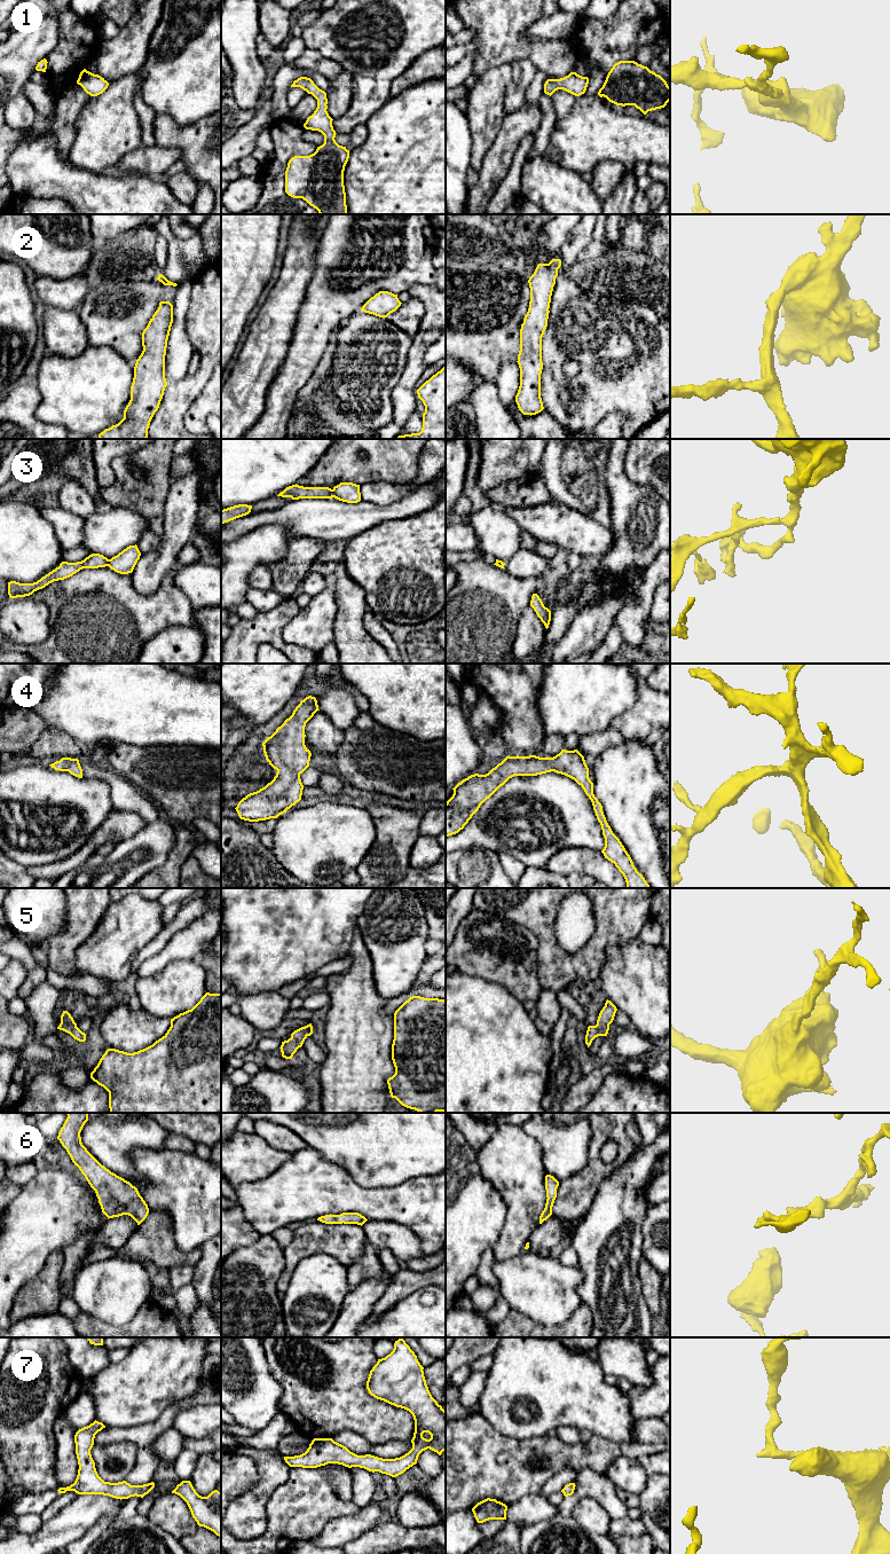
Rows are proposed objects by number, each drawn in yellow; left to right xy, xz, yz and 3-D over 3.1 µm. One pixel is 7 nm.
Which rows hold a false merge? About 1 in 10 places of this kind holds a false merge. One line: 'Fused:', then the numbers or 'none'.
Fused: 3

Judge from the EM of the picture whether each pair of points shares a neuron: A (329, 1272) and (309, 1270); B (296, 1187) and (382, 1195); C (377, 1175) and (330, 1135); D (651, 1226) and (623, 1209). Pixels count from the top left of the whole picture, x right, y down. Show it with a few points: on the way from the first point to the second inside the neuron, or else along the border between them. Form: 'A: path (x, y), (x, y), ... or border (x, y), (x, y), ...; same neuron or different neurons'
A: path (324, 1272), (314, 1272); same neuron
B: path (317, 1187), (325, 1187), (344, 1195), (360, 1195); same neuron
C: path (367, 1162), (343, 1138); same neuron
D: border (648, 1207), (643, 1223), (643, 1246), (640, 1248); different neurons

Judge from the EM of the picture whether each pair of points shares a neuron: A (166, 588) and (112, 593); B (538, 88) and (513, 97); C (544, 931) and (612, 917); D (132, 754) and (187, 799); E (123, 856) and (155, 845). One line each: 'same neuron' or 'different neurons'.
A: same neuron
B: different neurons
C: same neuron
D: same neuron
E: same neuron

